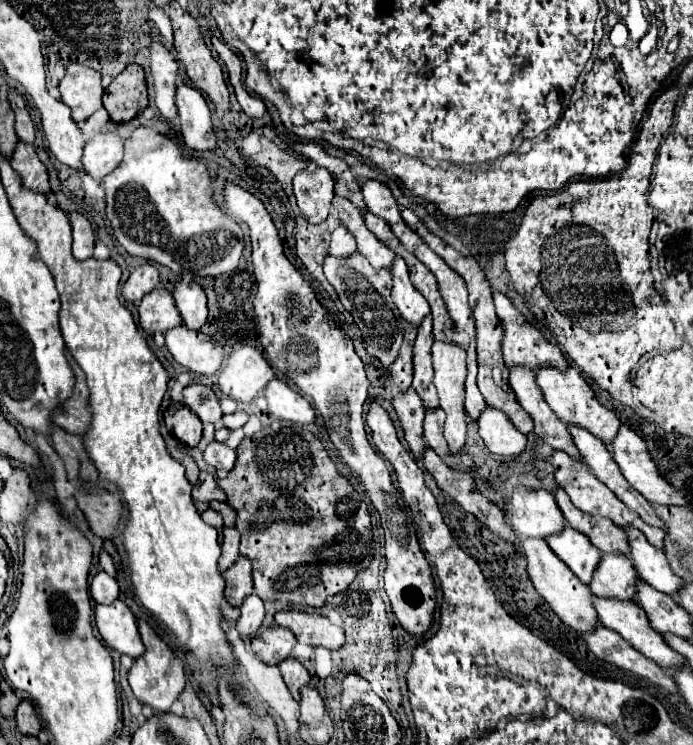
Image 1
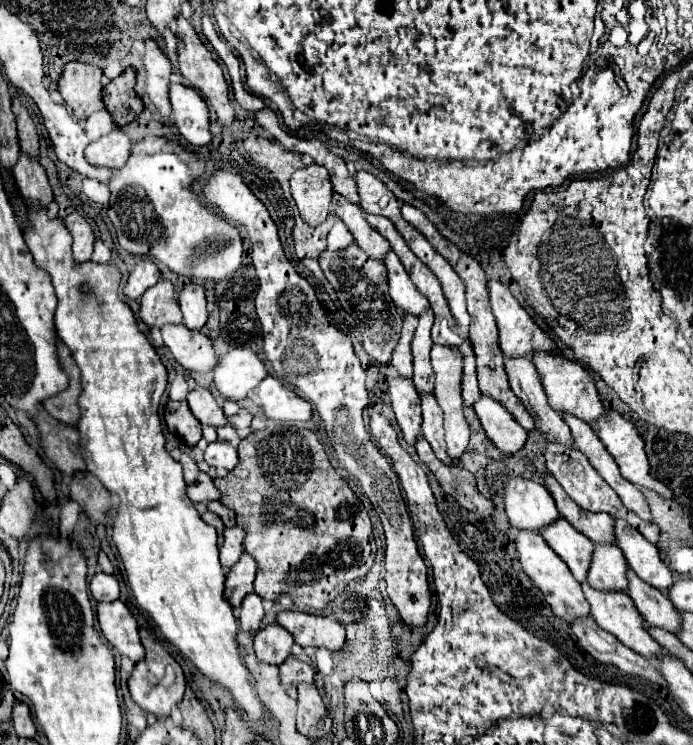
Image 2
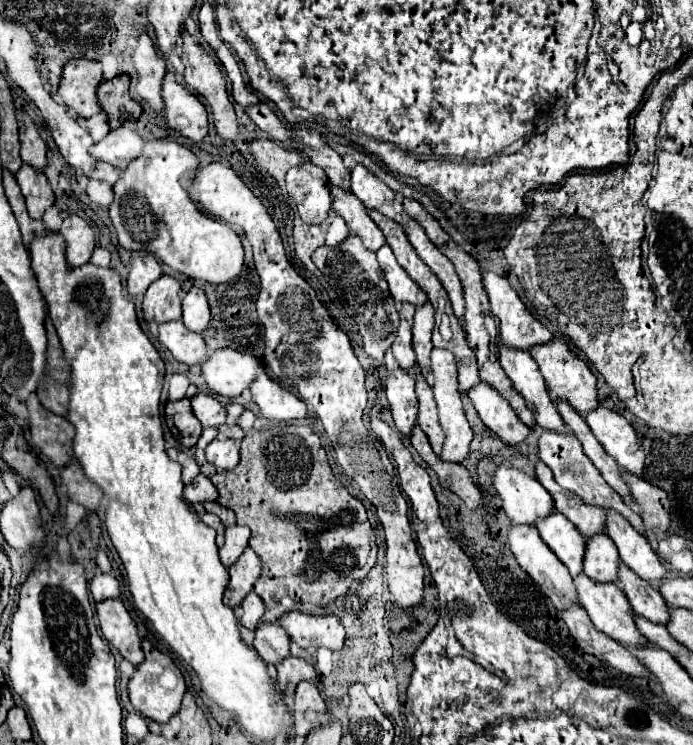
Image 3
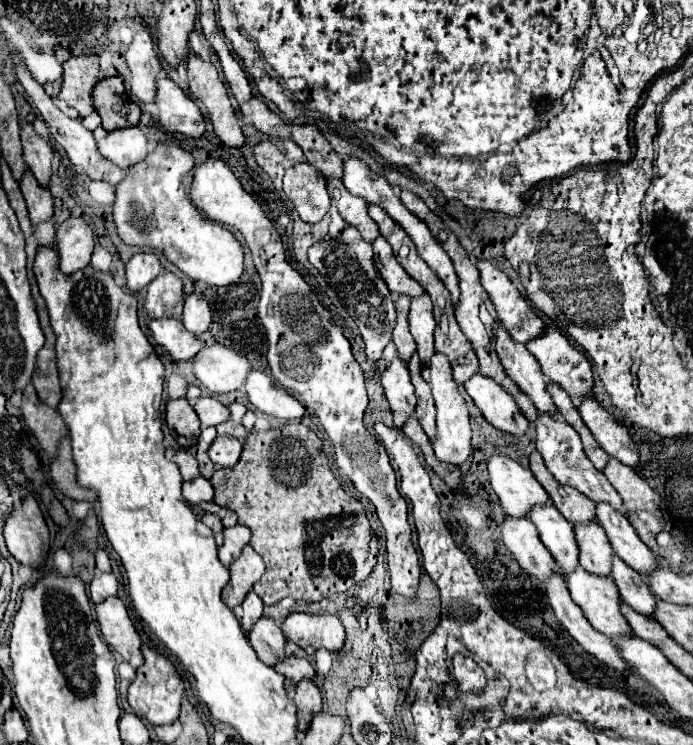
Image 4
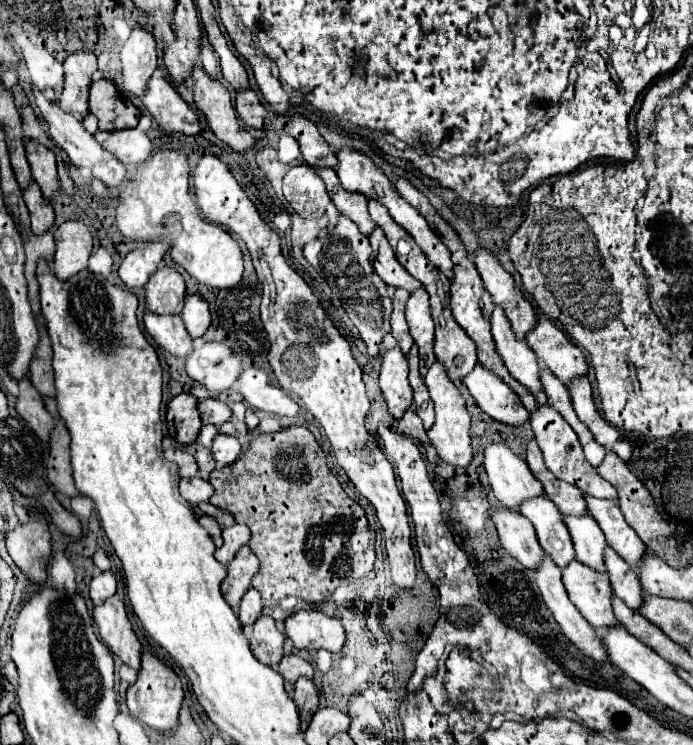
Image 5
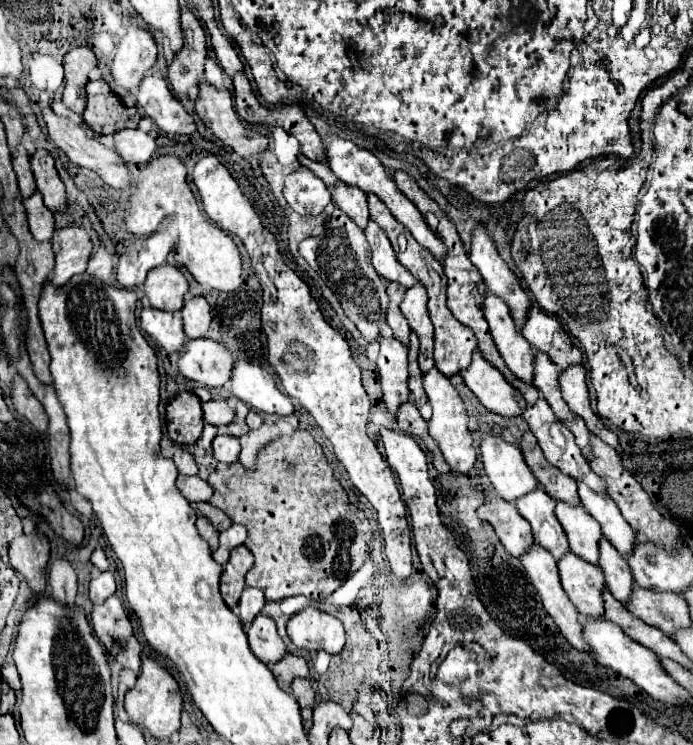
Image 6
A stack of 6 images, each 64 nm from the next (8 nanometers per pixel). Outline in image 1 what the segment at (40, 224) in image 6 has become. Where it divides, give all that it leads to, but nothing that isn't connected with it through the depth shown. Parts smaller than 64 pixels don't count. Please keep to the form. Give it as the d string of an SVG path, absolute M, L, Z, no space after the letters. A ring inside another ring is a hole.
M18 142L16 148L14 148L14 152L12 152L10 164L22 176L22 182L24 182L26 188L50 194L48 172L46 172L46 166L40 162L34 146Z

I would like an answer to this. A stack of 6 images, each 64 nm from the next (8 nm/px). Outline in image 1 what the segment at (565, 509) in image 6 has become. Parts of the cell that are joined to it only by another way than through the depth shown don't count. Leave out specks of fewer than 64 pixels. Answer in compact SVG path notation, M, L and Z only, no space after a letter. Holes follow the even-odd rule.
M604 554L602 562L594 572L594 580L590 588L600 598L618 598L618 600L634 600L636 598L636 568L628 556L622 554Z

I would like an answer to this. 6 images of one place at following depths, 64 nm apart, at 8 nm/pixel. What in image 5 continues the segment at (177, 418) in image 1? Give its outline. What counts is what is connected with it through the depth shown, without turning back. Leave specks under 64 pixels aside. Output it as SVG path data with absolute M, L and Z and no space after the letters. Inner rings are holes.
M178 394L168 402L168 414L166 424L170 430L170 436L178 440L180 444L192 444L198 438L198 432L202 428L200 412L196 410L196 398L192 394Z

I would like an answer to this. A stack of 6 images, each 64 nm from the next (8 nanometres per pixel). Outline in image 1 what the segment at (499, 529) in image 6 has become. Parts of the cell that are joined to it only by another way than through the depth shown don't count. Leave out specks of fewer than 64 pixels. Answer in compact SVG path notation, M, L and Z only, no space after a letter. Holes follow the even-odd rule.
M538 538L524 540L522 548L524 548L528 574L530 574L534 588L552 606L552 610L558 614L558 618L580 634L592 632L592 628L596 628L600 624L600 620L596 616L596 610L592 604L592 590L588 588L588 584L580 584L580 580L576 580L576 576L572 576L572 572L568 572L568 566L560 558L554 556L554 552L548 548L546 540L538 540Z

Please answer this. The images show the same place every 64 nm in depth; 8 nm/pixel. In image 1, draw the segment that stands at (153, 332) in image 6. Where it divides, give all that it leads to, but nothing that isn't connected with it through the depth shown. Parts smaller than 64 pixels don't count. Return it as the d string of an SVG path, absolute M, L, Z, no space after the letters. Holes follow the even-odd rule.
M186 326L168 330L164 336L174 360L186 370L200 376L212 376L220 370L224 360L224 348L210 336L198 330L190 330Z

